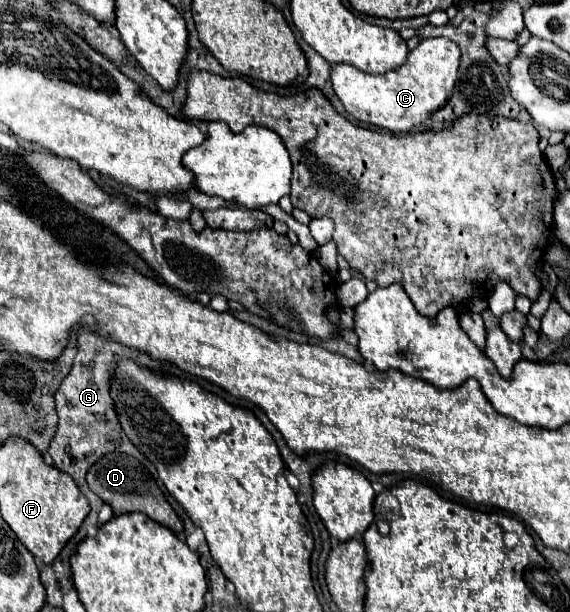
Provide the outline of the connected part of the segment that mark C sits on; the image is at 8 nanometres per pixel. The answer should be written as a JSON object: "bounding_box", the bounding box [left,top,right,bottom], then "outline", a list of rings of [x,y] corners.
{"bounding_box":[330,38,460,132],"outline":[[[426,38],[408,52],[404,66],[388,74],[372,76],[348,64],[336,64],[330,70],[332,90],[344,104],[346,112],[360,122],[386,128],[390,132],[408,132],[426,122],[436,110],[444,106],[456,84],[460,64],[460,48],[448,38]]]}

